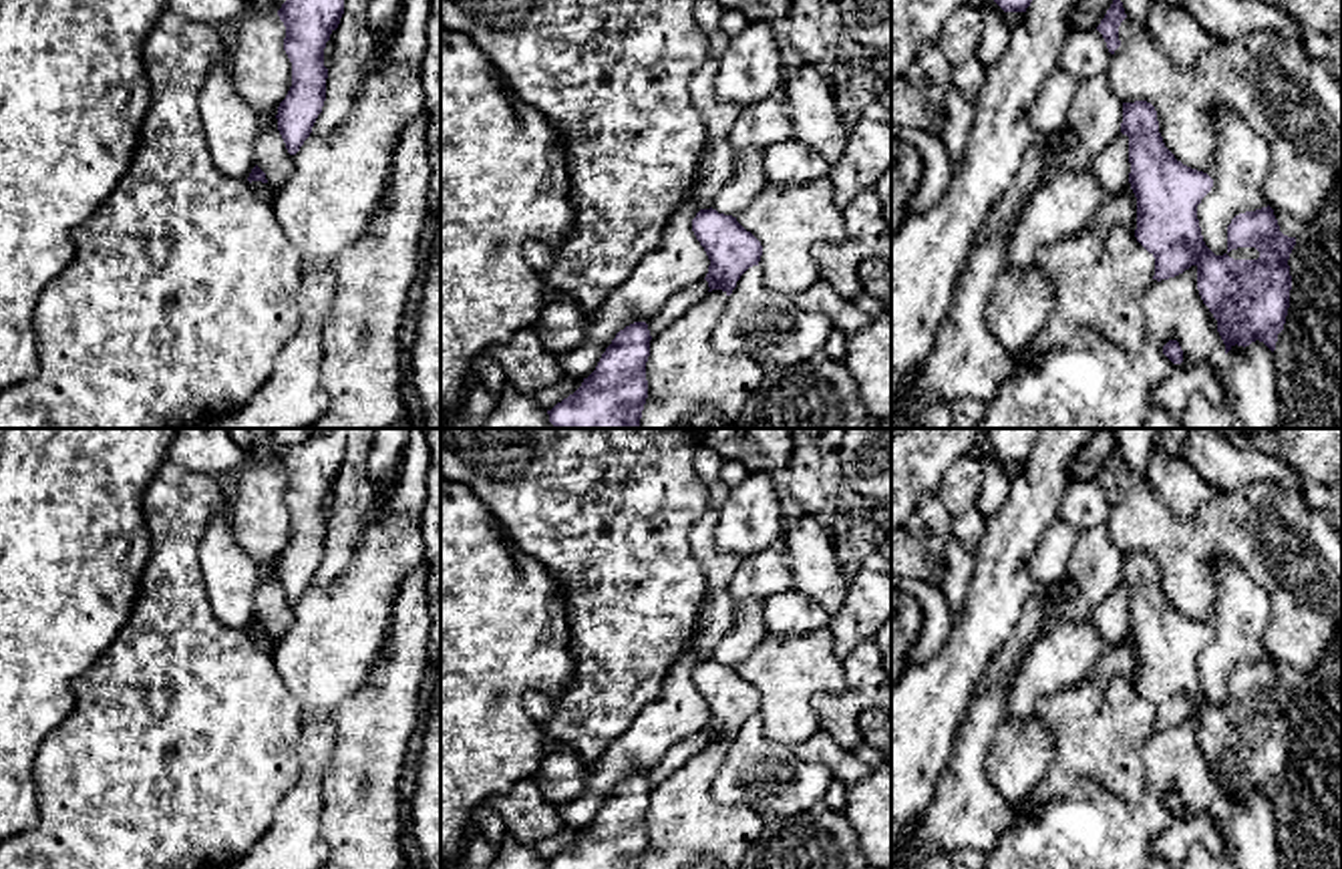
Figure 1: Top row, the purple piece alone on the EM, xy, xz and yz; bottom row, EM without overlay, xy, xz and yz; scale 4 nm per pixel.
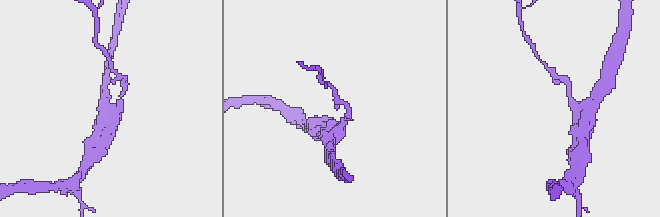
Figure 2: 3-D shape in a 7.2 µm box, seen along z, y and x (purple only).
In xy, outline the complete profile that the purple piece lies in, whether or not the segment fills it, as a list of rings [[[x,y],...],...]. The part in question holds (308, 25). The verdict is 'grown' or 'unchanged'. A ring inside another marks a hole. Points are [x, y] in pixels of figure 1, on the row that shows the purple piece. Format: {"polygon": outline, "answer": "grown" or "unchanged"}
{"polygon": [[[286,0],[278,10],[286,26],[284,50],[292,62],[292,86],[278,107],[278,131],[290,155],[296,155],[310,137],[312,127],[326,101],[328,68],[324,66],[324,48],[330,34],[338,28],[344,14],[344,0]]], "answer": "unchanged"}

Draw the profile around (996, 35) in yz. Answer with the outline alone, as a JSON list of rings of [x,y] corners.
[[[994,2],[982,10],[982,38],[980,38],[980,60],[982,66],[992,66],[1006,50],[1012,30],[1004,24],[1004,10]]]

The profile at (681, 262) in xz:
[[[690,193],[672,211],[660,247],[592,314],[583,342],[559,354],[567,378],[588,378],[620,330],[634,322],[648,324],[674,294],[706,278],[710,259],[692,231],[692,219],[700,209]]]

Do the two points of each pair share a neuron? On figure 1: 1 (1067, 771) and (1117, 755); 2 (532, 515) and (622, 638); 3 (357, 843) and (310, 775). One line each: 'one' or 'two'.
1: one
2: one
3: two

